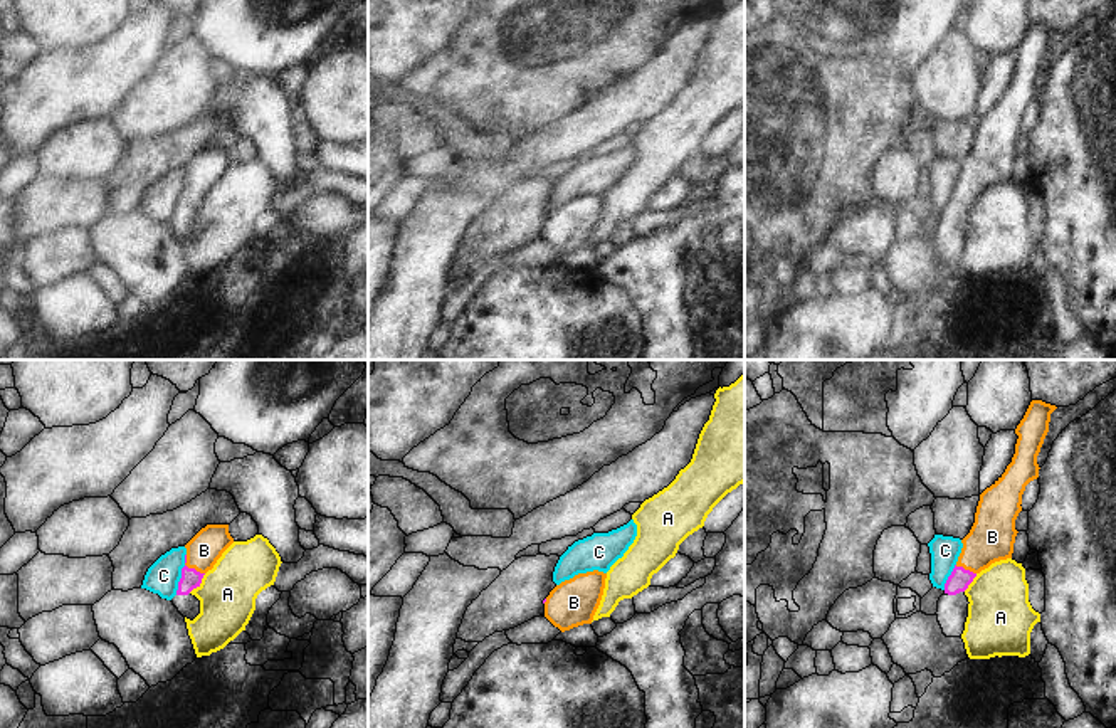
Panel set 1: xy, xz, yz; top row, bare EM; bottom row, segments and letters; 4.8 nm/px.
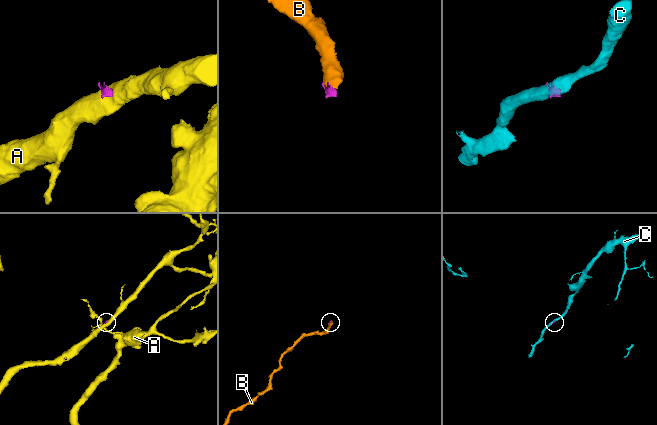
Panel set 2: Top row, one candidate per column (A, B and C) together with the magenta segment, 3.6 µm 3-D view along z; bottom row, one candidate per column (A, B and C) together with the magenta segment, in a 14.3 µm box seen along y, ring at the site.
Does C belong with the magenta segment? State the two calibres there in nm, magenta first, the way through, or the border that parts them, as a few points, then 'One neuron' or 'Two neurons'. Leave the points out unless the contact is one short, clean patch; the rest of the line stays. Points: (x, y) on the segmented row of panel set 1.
Thickness 100 nm (magenta) against 160 nm. Boundary: xy (185, 565), (175, 594). Two neurons

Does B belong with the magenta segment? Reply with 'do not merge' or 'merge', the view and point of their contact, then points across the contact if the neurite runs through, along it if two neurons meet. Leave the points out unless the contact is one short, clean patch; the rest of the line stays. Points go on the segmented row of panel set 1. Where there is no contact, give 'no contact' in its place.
merge; meets magenta in xy at (190, 569); runs through xy (190, 579), (190, 569), (204, 550)

